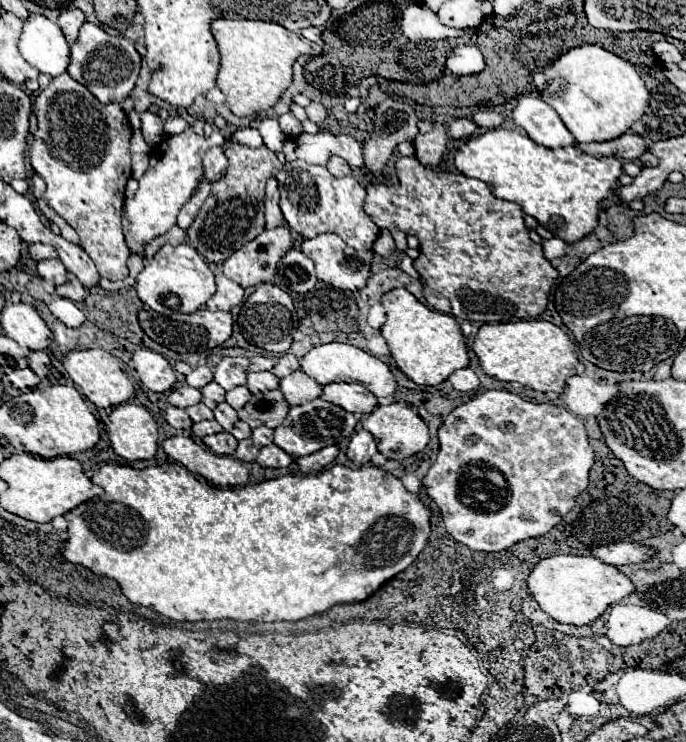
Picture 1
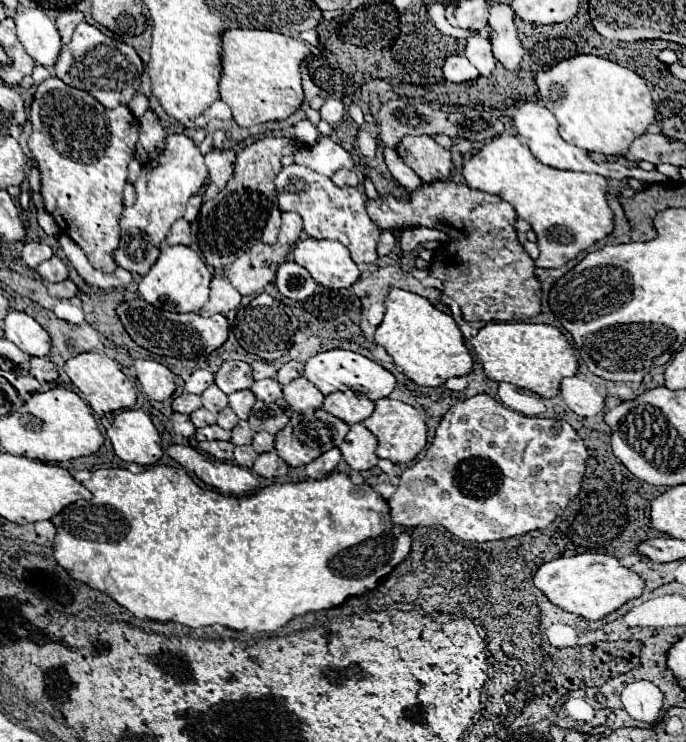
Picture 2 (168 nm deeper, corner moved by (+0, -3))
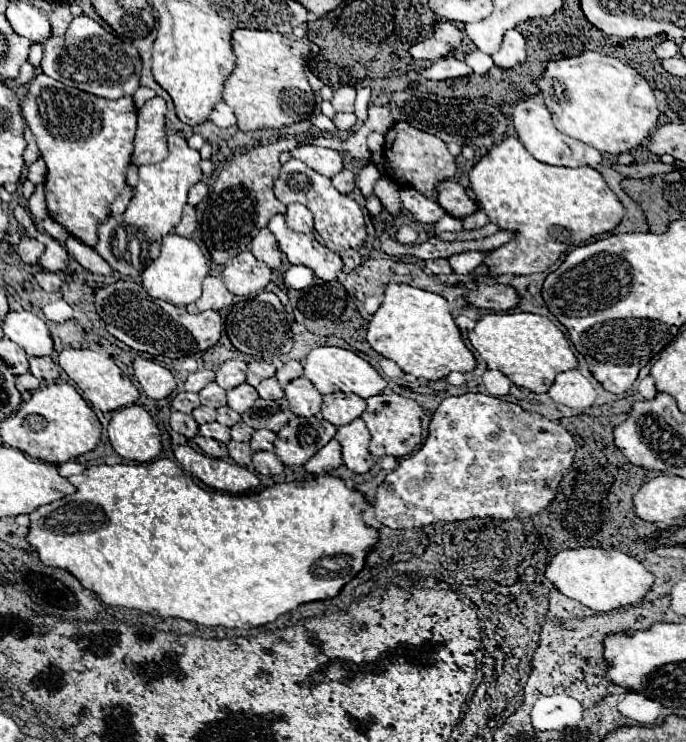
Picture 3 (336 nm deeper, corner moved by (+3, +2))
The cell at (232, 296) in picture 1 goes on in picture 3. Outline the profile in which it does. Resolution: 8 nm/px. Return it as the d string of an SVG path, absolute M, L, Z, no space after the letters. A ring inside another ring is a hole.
M209 275L203 281L203 295L199 297L199 301L191 303L187 307L187 311L189 313L201 313L201 311L207 311L207 309L219 311L219 309L231 305L231 301L233 301L233 295L227 291L225 283L219 277Z

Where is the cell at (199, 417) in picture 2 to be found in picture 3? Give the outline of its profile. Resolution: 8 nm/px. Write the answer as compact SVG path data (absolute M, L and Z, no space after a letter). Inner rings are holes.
M201 405L199 409L195 409L191 415L195 417L195 421L197 421L199 425L203 425L203 423L207 423L207 421L215 421L215 411L213 411L213 409L207 409L205 405Z

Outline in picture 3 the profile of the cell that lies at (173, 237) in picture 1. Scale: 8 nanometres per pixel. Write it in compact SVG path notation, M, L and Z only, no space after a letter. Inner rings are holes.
M185 205L185 209L183 209L183 219L181 219L181 223L175 227L175 233L183 235L183 237L191 237L191 233L195 231L195 223L197 223L195 207L193 207L193 205Z

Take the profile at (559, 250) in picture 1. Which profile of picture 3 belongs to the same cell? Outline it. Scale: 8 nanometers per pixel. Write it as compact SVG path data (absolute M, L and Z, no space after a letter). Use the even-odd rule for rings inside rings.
M481 251L459 253L459 255L449 257L449 263L451 263L451 267L453 267L453 271L455 271L455 273L465 275L465 273L471 273L475 267L479 267L485 255L487 255L487 253L481 253Z

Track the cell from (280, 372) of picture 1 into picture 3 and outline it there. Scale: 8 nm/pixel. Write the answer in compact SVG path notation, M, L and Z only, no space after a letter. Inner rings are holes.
M287 361L279 371L277 371L277 379L279 383L289 383L297 377L303 375L303 365L299 361Z

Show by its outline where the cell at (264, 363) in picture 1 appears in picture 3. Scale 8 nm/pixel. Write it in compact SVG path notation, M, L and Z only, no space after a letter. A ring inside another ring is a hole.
M251 361L247 369L247 383L257 387L263 379L275 377L275 367L269 361Z

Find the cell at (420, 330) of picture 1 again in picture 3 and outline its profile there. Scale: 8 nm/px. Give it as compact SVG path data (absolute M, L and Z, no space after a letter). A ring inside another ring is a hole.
M387 285L385 299L369 321L367 341L379 355L421 379L435 381L447 377L451 371L475 369L475 357L461 339L447 299L411 285Z

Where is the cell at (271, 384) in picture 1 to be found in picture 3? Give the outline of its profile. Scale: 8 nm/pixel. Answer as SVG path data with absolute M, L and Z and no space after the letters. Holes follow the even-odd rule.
M275 377L263 379L259 383L259 387L257 387L257 393L259 393L261 399L273 399L273 401L283 397L283 389L281 389L281 385L279 385L279 381Z

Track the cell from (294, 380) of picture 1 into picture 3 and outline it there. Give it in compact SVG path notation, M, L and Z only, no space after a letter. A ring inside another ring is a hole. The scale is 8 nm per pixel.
M299 377L295 381L289 381L285 387L285 397L289 401L289 409L299 417L311 417L319 415L321 409L321 393L313 387L313 383L307 377Z

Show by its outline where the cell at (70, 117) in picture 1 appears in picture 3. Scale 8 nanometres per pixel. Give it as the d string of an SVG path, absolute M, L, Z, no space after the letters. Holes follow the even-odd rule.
M39 73L29 83L21 113L47 163L45 199L49 217L93 247L97 243L97 225L109 217L109 205L127 187L125 173L133 155L137 121L133 97L103 99Z

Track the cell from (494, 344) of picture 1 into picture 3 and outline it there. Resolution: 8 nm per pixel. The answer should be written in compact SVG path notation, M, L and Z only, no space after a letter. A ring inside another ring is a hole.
M487 313L469 333L469 341L489 369L505 373L515 385L531 393L547 393L557 373L577 367L577 357L561 329L535 313Z

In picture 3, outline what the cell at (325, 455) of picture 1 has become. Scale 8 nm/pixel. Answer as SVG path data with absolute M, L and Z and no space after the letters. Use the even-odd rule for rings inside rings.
M331 439L323 449L319 449L307 463L305 463L305 469L309 473L315 473L315 475L323 475L323 473L333 473L339 465L341 465L341 445Z

